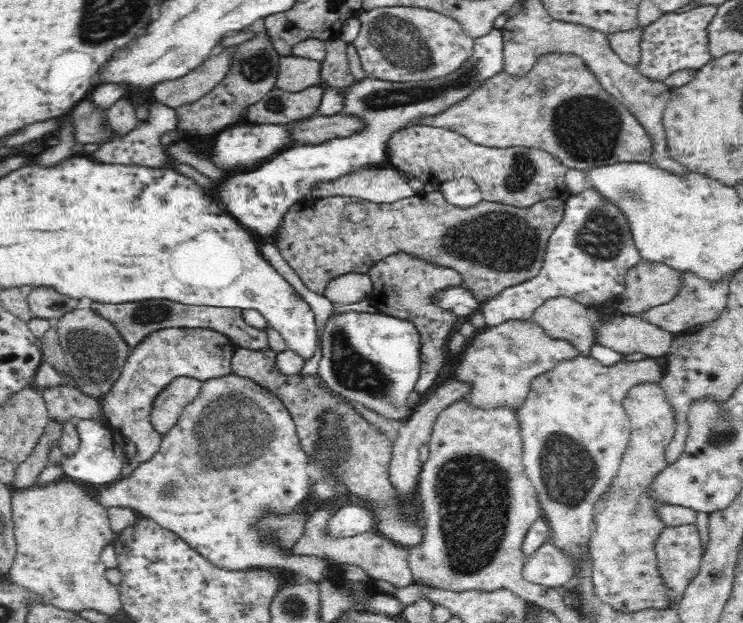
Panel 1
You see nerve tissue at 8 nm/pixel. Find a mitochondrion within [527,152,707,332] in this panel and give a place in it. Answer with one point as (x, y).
(638, 197)

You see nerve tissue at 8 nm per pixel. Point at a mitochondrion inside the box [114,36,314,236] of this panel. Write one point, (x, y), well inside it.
(256, 66)

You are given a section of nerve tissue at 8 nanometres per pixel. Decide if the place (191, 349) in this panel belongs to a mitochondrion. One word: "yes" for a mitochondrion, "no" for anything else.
no

